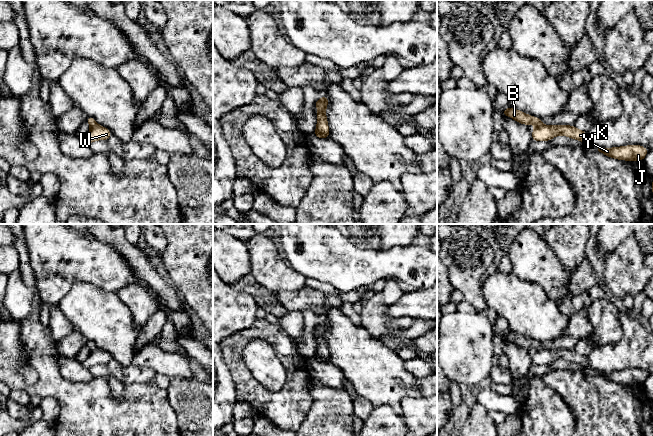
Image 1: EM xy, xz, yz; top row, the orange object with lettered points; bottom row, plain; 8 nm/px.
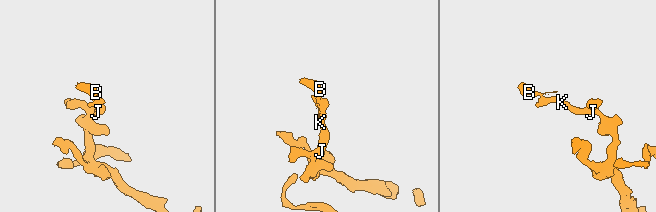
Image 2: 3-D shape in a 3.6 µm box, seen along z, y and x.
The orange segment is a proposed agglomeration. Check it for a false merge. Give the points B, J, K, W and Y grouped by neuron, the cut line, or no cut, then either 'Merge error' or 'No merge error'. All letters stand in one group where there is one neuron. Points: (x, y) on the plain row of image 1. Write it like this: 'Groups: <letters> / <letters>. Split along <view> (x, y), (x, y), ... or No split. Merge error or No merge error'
Groups: B / J K W Y. Split along yz (542, 348), (536, 350). Merge error

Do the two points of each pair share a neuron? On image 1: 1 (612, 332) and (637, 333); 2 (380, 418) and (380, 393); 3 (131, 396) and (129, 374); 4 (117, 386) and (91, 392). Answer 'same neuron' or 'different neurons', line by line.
1: different neurons
2: different neurons
3: different neurons
4: different neurons

